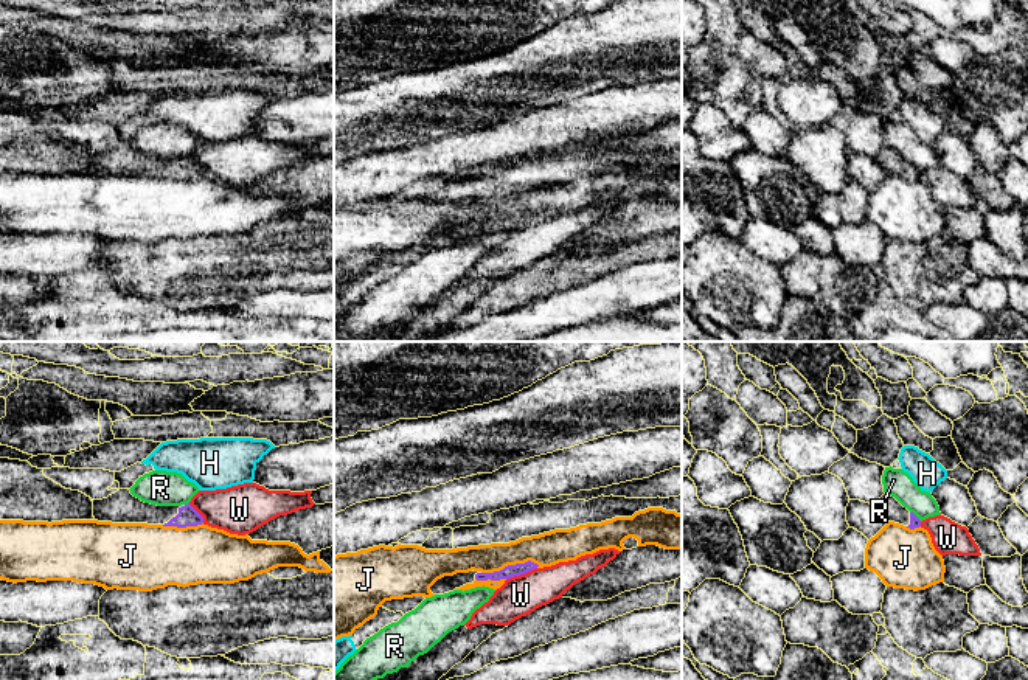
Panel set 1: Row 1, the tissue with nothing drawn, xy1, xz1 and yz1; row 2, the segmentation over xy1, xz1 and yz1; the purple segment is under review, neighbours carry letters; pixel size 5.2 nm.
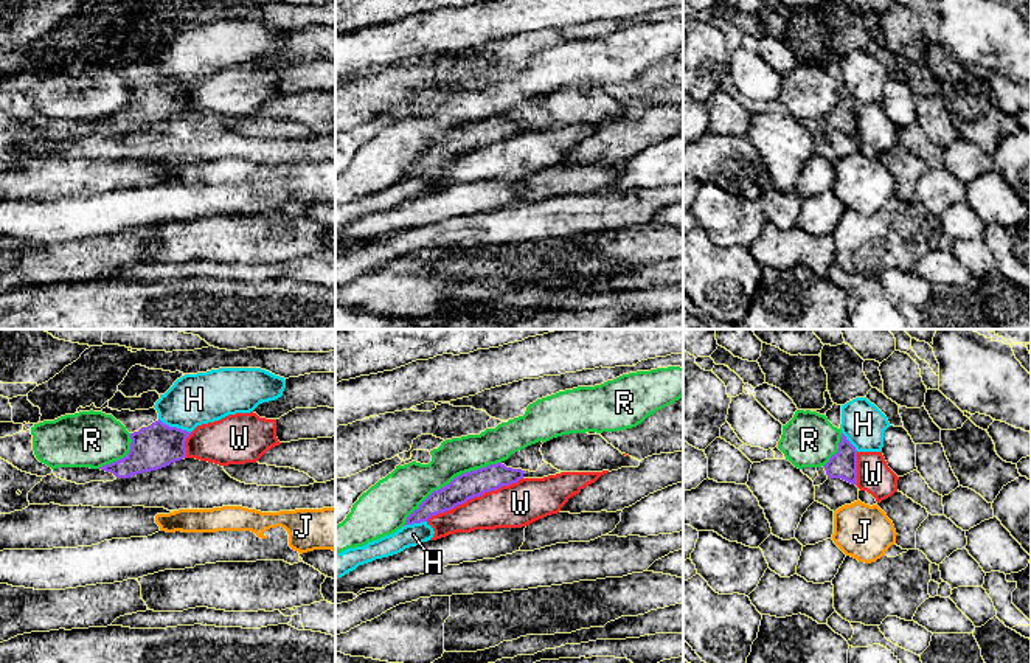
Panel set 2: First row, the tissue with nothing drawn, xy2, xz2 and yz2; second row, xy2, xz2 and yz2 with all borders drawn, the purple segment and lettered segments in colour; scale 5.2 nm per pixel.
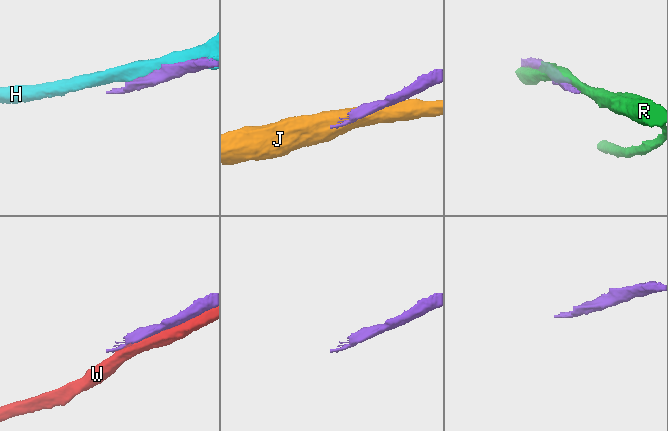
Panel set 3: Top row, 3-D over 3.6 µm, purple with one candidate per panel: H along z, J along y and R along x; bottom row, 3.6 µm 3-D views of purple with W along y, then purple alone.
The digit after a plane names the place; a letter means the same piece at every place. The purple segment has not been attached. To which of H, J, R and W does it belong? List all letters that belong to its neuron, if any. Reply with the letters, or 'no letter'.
no letter

